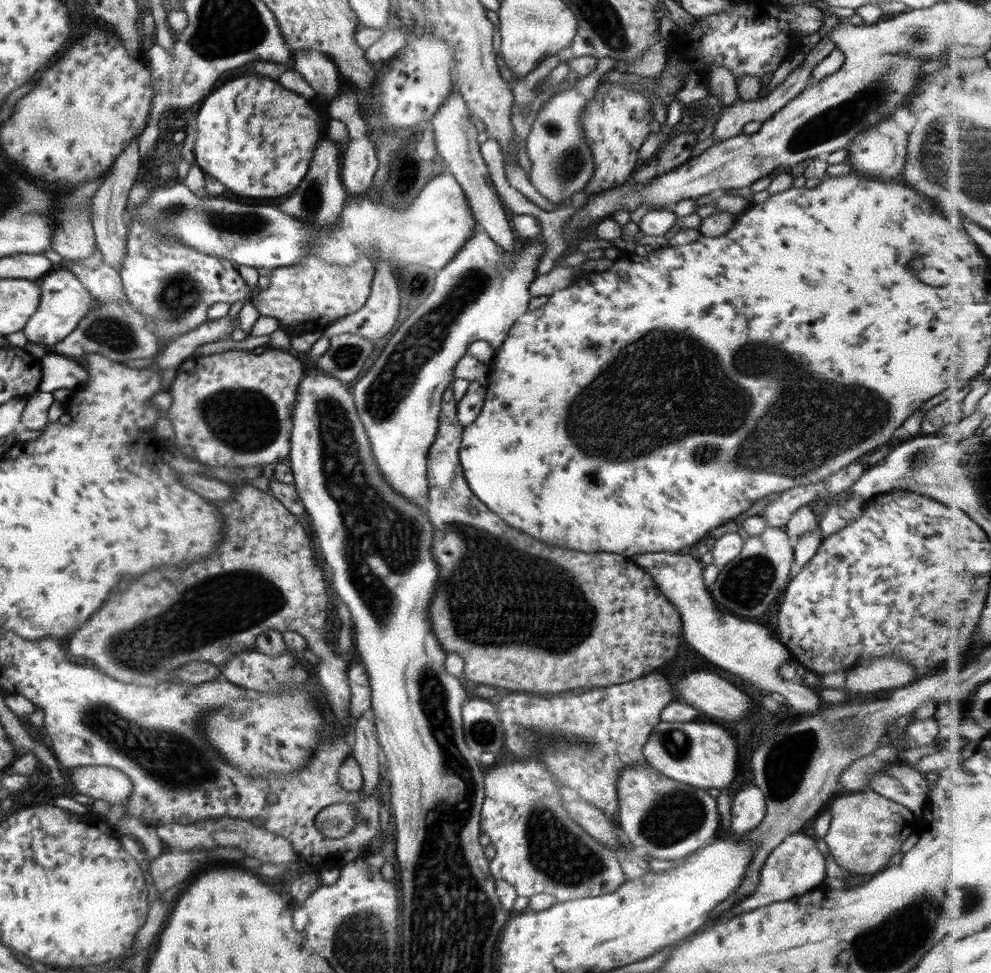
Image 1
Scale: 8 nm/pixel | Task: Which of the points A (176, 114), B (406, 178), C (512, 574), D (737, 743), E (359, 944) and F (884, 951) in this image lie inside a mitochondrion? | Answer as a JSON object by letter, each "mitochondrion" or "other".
{"A":"other","B":"other","C":"other","D":"other","E":"mitochondrion","F":"mitochondrion"}

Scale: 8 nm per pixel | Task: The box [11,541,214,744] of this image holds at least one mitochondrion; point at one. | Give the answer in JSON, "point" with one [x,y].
{"point":[119,645]}

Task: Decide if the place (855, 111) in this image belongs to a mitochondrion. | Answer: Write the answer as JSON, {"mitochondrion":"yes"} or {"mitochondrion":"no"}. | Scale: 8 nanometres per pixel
{"mitochondrion":"yes"}

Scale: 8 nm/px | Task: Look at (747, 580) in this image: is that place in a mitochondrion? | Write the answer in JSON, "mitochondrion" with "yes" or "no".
{"mitochondrion":"yes"}

